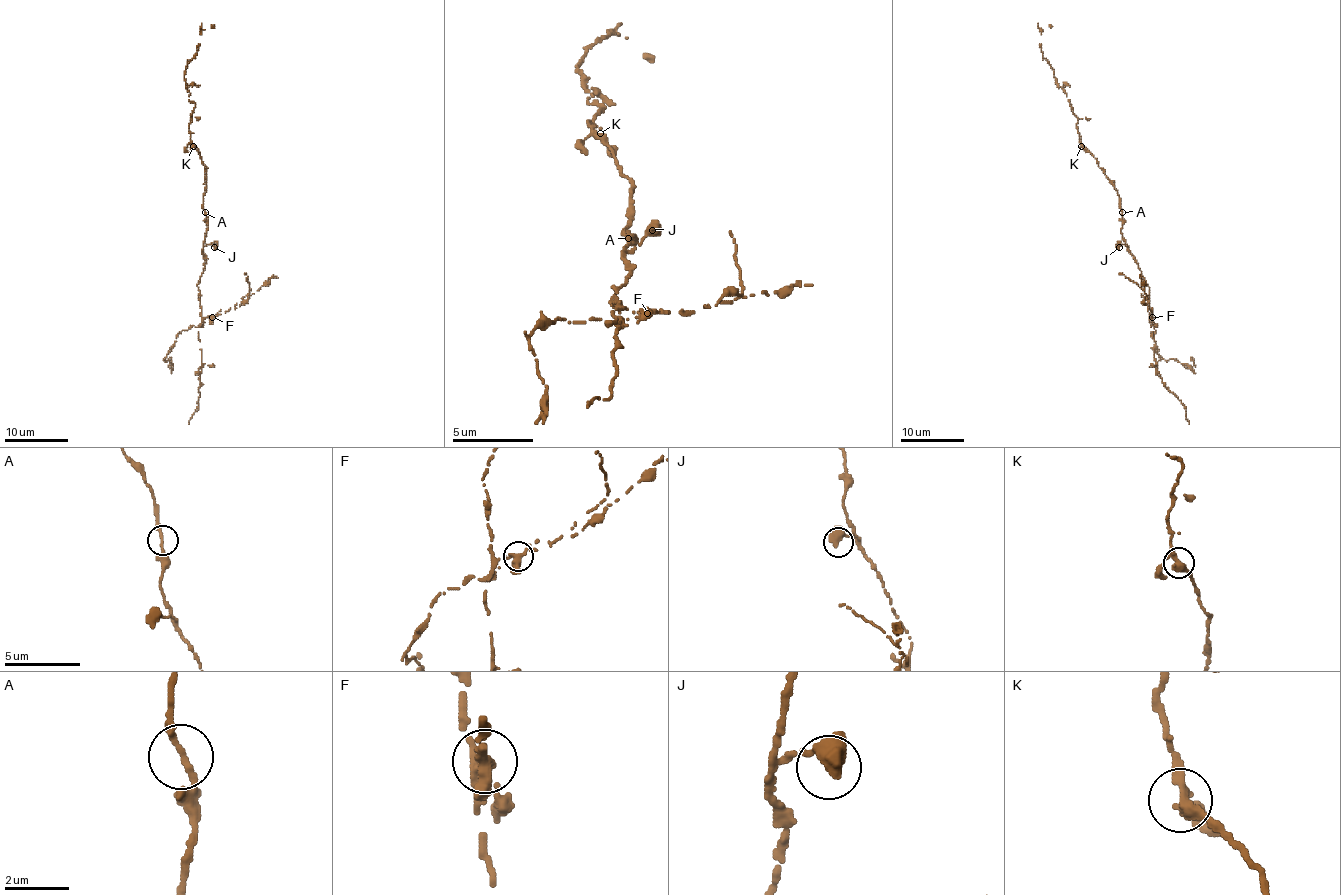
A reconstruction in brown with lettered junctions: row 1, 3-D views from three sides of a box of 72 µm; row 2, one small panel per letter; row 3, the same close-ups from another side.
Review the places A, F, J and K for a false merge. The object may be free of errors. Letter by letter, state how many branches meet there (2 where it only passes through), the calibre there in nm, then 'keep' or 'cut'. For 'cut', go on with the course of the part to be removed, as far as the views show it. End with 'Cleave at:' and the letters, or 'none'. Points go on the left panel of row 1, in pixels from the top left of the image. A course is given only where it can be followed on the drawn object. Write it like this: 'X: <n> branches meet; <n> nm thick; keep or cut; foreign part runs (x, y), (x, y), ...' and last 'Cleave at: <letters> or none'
A: 2 branches meet; 200 nm thick; keep
F: 2 branches meet; 400 nm thick; cut; foreign part runs (213, 317), (209, 324), (205, 322), (182, 330), (165, 359), (171, 367), (171, 357)
J: 2 branches meet; 440 nm thick; keep
K: 2 branches meet; 380 nm thick; keep
Cleave at: F

